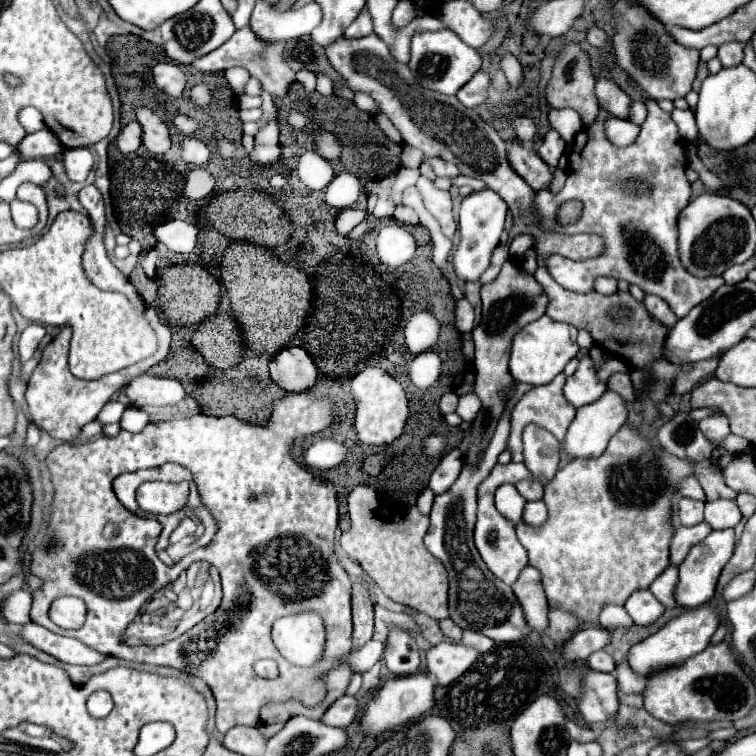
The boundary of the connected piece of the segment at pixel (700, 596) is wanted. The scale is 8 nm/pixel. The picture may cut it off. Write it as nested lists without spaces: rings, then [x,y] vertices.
[[[722,529],[722,531],[712,531],[702,543],[694,545],[688,553],[688,557],[678,565],[680,571],[680,583],[676,587],[676,601],[682,607],[700,607],[704,603],[708,603],[714,597],[714,589],[716,589],[716,581],[720,577],[720,571],[724,569],[724,565],[728,563],[728,559],[734,553],[734,545],[736,545],[736,537],[734,537],[734,529]]]

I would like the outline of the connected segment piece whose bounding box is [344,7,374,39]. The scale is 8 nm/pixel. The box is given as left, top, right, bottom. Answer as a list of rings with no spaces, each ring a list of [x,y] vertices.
[[[364,7],[364,9],[360,11],[360,15],[354,19],[354,23],[344,31],[344,37],[348,37],[348,39],[358,39],[358,37],[370,35],[372,31],[374,31],[374,27],[372,27],[372,17],[370,17],[368,9]]]

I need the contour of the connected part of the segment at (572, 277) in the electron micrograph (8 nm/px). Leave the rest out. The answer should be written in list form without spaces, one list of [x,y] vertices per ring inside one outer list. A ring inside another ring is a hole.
[[[648,99],[646,105],[650,109],[648,117],[642,123],[640,135],[628,147],[618,147],[606,139],[604,121],[612,115],[600,109],[596,121],[586,125],[574,137],[566,185],[558,195],[550,199],[548,205],[536,205],[536,211],[540,217],[540,225],[546,231],[562,235],[598,233],[604,237],[606,243],[604,255],[588,261],[570,261],[562,255],[550,255],[546,259],[546,267],[560,287],[574,293],[590,293],[594,291],[594,281],[598,277],[624,279],[632,285],[638,285],[646,295],[664,299],[680,319],[692,307],[706,301],[718,287],[722,287],[724,279],[696,279],[688,275],[680,265],[676,245],[676,221],[680,211],[690,201],[690,185],[684,175],[686,143],[680,143],[680,135],[670,113],[662,111],[652,99]],[[568,199],[582,201],[584,211],[580,221],[566,227],[550,221],[552,209]]]

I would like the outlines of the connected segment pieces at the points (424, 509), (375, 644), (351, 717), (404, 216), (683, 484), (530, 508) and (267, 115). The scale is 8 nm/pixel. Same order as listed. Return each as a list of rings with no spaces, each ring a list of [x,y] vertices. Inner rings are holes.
[[[426,487],[426,489],[420,493],[420,497],[418,497],[418,503],[416,503],[418,511],[424,513],[424,515],[428,515],[428,513],[430,513],[430,507],[432,507],[432,501],[434,501],[434,493],[430,491],[430,487]]]
[[[372,639],[372,641],[368,641],[360,651],[352,651],[352,653],[344,655],[342,661],[350,663],[350,669],[352,669],[352,671],[364,673],[364,671],[368,671],[368,669],[382,657],[384,647],[386,647],[384,641],[374,641],[374,639]]]
[[[344,695],[324,713],[322,721],[332,727],[348,727],[358,719],[358,713],[360,713],[360,701],[352,695]]]
[[[406,205],[396,207],[393,217],[403,223],[416,225],[419,223],[417,215],[413,215],[411,210],[407,209]]]
[[[694,475],[680,479],[680,483],[678,483],[678,493],[680,493],[682,497],[690,497],[690,499],[706,501],[704,491],[702,491],[702,487],[700,487],[700,483],[698,483],[698,479],[696,479]]]
[[[532,501],[532,503],[528,503],[526,509],[524,509],[524,513],[526,513],[526,519],[524,519],[524,521],[530,523],[530,525],[534,525],[534,527],[544,525],[546,519],[548,519],[548,515],[546,515],[546,505],[544,505],[542,501]]]
[[[262,91],[262,100],[263,116],[260,119],[260,125],[264,127],[272,118],[277,117],[277,110],[273,100],[270,99],[270,95],[266,91]]]

